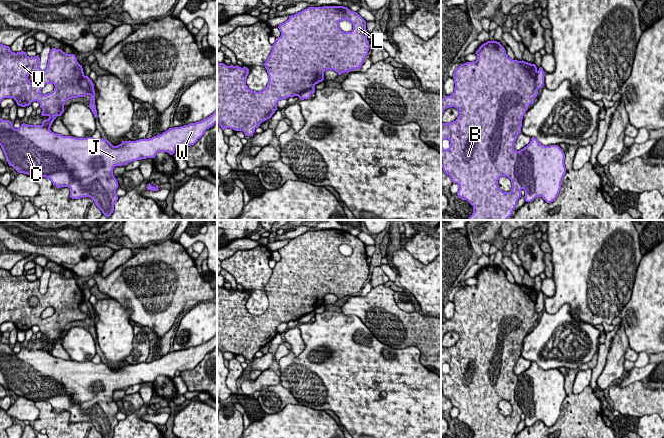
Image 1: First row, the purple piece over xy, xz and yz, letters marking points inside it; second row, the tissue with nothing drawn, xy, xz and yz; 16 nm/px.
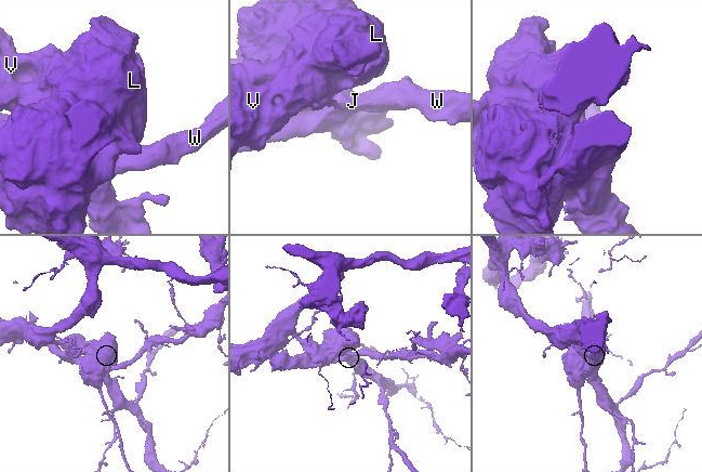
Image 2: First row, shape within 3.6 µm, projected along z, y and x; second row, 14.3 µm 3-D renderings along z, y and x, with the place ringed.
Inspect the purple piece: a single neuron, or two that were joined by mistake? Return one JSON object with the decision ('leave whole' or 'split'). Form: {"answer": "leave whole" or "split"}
{"answer": "split"}

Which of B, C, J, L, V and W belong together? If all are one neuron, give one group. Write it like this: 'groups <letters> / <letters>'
groups B L V / C J W

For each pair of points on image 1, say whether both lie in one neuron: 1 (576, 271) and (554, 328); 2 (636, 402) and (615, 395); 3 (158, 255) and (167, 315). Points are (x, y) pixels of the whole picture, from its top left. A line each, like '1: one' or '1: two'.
1: two
2: one
3: one

